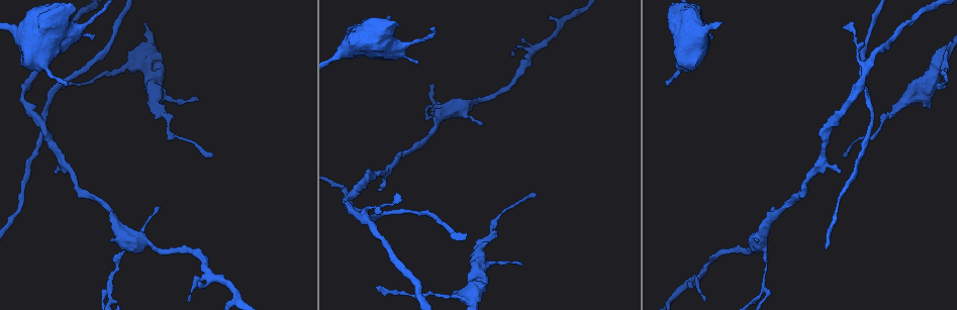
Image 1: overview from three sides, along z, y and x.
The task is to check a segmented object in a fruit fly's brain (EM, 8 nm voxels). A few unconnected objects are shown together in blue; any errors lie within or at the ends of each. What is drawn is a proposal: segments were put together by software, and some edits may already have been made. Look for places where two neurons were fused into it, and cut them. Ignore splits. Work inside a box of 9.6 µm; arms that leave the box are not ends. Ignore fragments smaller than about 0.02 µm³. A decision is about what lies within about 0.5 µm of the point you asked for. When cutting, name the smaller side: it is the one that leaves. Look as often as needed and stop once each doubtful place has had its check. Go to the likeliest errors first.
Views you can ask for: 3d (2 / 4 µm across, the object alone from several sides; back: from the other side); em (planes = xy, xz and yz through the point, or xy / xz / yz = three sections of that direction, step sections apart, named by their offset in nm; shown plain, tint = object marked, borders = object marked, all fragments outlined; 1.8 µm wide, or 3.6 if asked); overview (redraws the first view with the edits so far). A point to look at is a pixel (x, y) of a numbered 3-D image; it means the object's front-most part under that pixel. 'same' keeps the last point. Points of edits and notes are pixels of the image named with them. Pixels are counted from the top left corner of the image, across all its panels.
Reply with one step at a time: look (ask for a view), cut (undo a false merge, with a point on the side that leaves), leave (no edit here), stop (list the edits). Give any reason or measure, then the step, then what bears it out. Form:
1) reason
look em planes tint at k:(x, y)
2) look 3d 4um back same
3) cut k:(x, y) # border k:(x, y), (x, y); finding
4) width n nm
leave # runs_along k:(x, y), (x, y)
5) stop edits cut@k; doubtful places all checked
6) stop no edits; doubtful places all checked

three arms meet
look em xy step 16 tint at 1:(431, 112)

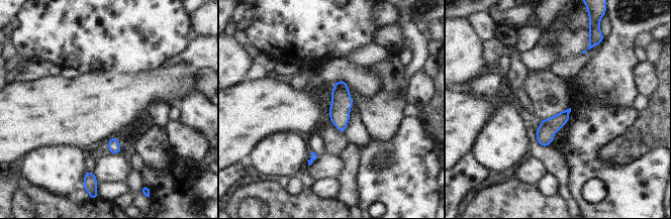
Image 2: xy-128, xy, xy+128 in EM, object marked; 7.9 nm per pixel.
cut it another way
look em planes tint same

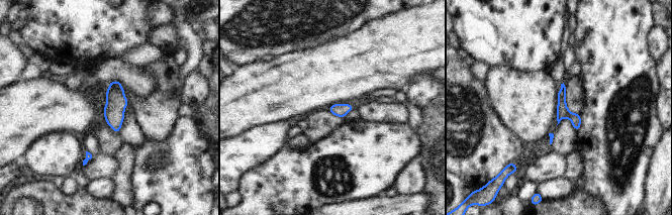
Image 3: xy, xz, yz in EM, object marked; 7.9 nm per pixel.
leave # runs_along 3:(563, 89), (562, 108), (576, 126); one neuron here

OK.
two arms in line, one across
look 3d 2um at 1:(938, 62)

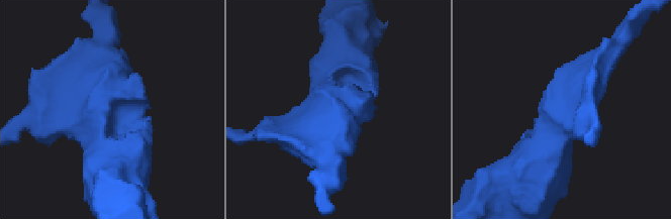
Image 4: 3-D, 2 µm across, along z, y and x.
look em planes tint at 4:(565, 114)

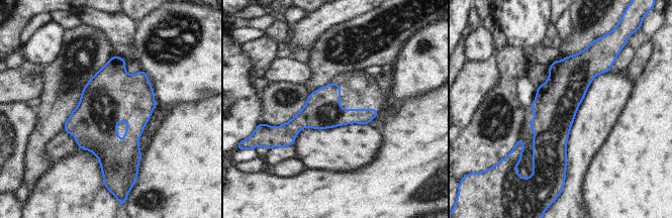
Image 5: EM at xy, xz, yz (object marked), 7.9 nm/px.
width 300 nm
leave # runs_along 5:(583, 56), (557, 100), (557, 173); continuous, no second neuron

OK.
a fork
look 3d 4um at 1:(361, 214)

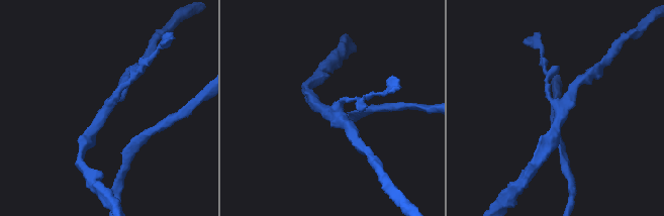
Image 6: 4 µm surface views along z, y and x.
look em planes borders at 6:(562, 104)

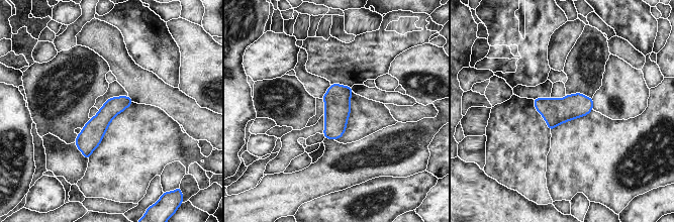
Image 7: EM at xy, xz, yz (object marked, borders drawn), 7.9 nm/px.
width 160 nm
leave # all the same neuron

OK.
stop no edits; doubtful places all checked

